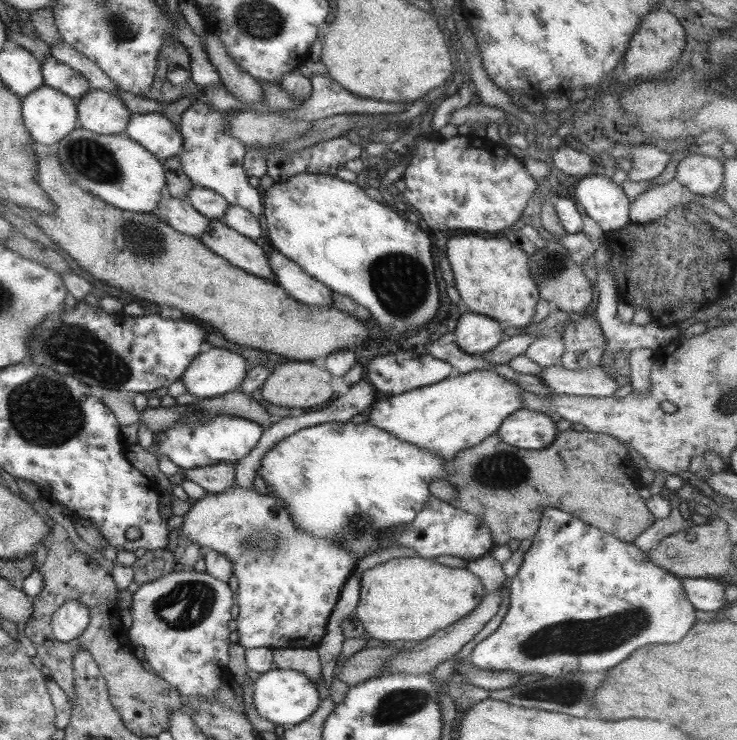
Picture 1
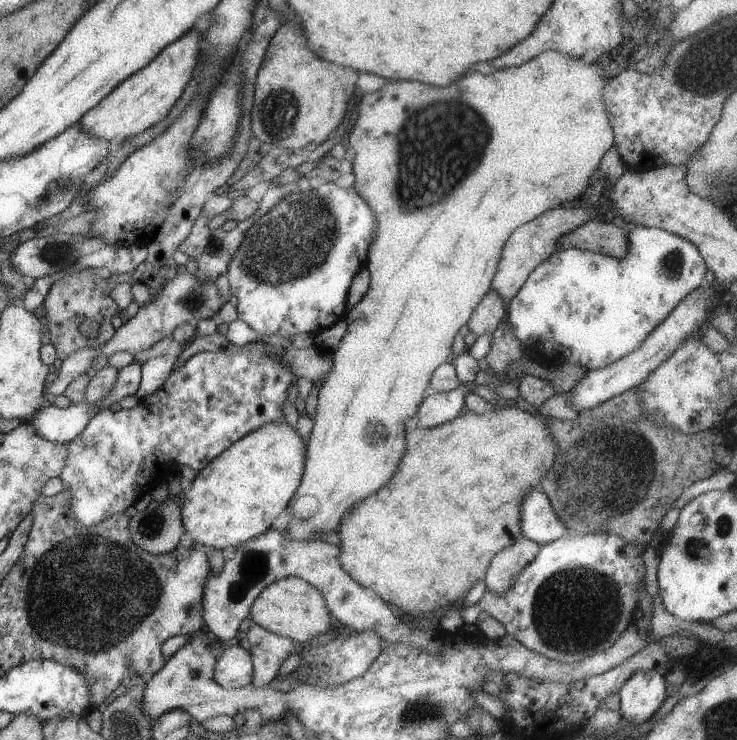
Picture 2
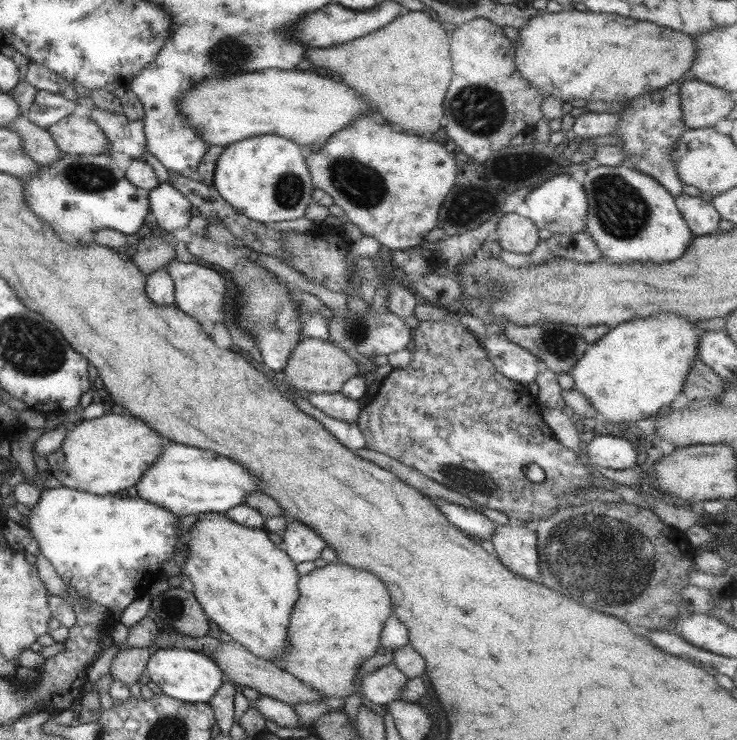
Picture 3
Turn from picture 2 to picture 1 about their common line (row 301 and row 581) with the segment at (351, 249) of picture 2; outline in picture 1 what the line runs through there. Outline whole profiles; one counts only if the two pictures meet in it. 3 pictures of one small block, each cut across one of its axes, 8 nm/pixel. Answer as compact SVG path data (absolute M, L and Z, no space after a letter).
M234 486L231 489L227 489L225 492L215 494L206 493L203 497L195 500L194 504L190 504L188 511L182 517L182 523L178 527L178 538L187 539L187 541L199 545L199 548L203 550L211 549L215 550L215 552L219 552L219 554L222 554L229 560L232 566L233 576L235 576L235 580L237 580L234 598L239 613L235 628L238 635L236 643L239 646L242 646L244 650L257 648L259 646L261 646L261 648L274 650L286 648L314 648L318 644L319 640L321 640L321 636L325 634L326 624L331 615L331 610L333 610L333 606L335 606L335 602L337 602L341 586L345 584L349 575L354 571L357 561L357 555L355 555L355 553L347 554L347 552L337 544L337 540L335 540L335 542L333 542L333 540L327 540L327 538L317 538L317 540L315 540L313 536L299 532L299 530L295 528L295 525L293 525L293 521L289 520L287 509L285 509L285 505L281 503L281 499L279 499L277 495L273 495L273 493L260 494L257 493L253 487L245 488Z

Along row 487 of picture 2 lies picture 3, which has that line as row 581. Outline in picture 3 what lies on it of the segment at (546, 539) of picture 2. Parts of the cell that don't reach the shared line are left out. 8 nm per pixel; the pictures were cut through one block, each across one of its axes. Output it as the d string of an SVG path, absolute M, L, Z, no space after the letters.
M525 524L500 525L489 536L494 554L505 568L525 579L539 582L539 556L536 550L536 532Z

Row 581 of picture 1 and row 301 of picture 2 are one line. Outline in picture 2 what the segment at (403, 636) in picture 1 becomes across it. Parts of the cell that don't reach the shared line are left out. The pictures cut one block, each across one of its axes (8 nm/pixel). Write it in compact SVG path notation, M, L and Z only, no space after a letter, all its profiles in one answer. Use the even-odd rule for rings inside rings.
M555 50L543 52L537 58L525 62L517 68L495 70L489 76L481 76L477 72L465 72L461 78L451 82L445 88L421 84L421 82L389 82L383 88L363 94L357 110L357 119L349 132L349 146L353 148L352 173L354 189L371 208L378 228L373 242L367 250L365 268L371 272L371 284L359 304L344 314L347 328L343 338L332 353L333 366L329 368L317 394L317 404L308 442L305 446L304 470L299 486L289 499L285 512L290 520L283 530L285 536L297 542L323 541L328 532L337 530L343 516L349 516L349 510L355 502L361 502L371 492L381 488L395 472L399 456L403 454L403 424L416 414L420 402L425 397L425 386L430 383L433 370L452 358L451 344L459 328L466 324L473 308L490 289L496 265L501 256L505 241L514 229L525 224L545 210L561 206L563 202L574 200L585 195L589 186L589 178L597 170L599 160L613 145L614 136L607 120L607 112L601 104L601 88L605 86L603 72L595 64L585 64L581 58L569 58ZM467 140L469 140L469 170L467 168ZM457 142L457 148L451 148ZM453 174L453 178L451 178Z

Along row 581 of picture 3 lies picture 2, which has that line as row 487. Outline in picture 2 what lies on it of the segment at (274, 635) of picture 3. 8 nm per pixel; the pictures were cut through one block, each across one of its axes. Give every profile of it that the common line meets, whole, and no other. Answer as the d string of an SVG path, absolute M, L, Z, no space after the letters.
M267 422L253 432L247 432L219 456L215 456L194 476L189 490L181 493L181 522L189 534L193 545L207 546L209 549L234 550L239 544L266 532L271 522L288 505L295 489L299 486L304 470L305 447L295 426L291 428L282 422Z

